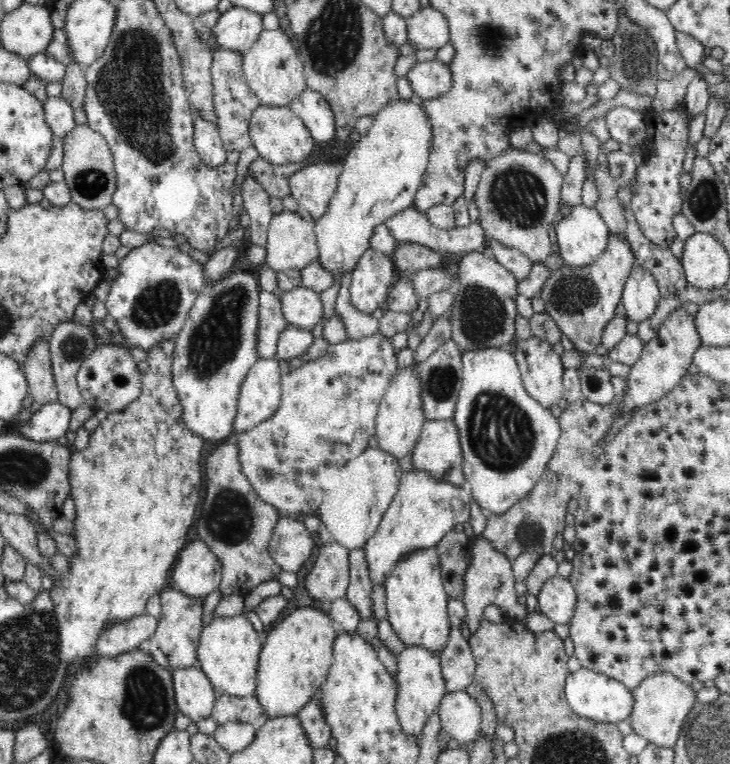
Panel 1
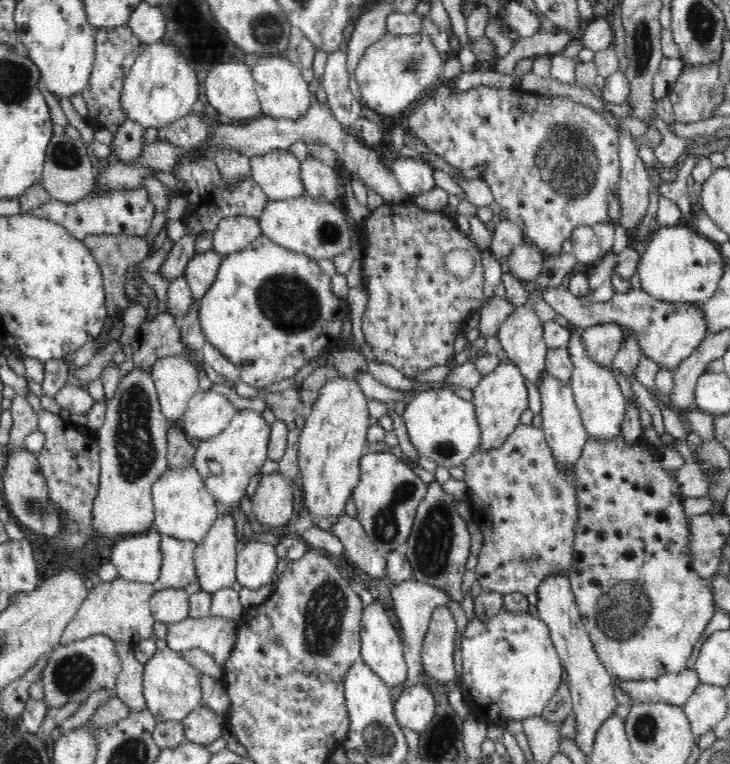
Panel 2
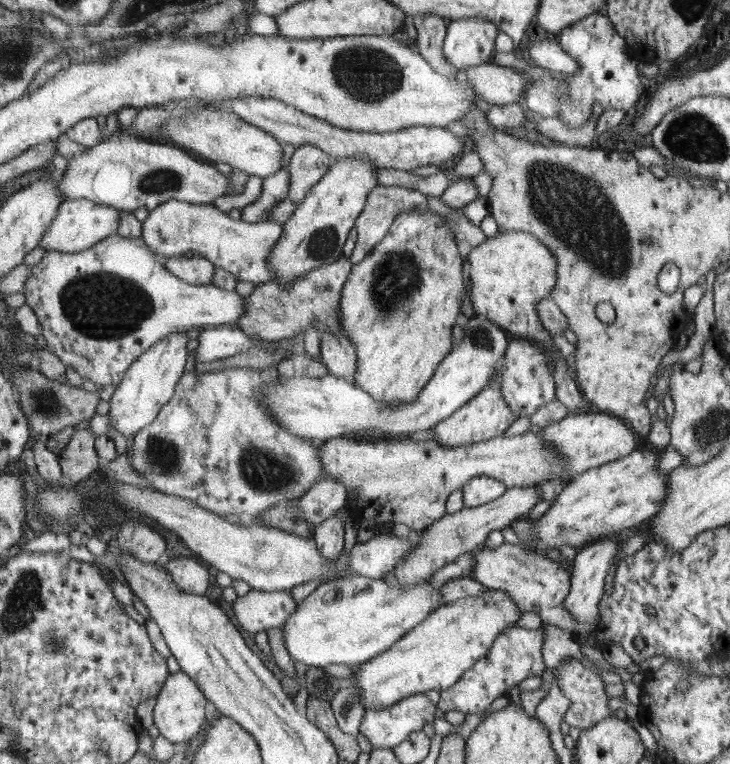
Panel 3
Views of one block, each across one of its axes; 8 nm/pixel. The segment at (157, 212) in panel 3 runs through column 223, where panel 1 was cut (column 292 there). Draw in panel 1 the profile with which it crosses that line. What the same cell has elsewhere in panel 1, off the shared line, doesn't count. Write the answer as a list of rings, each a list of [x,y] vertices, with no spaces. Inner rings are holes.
[[[297,212],[273,213],[267,226],[265,263],[275,272],[302,270],[317,261],[318,243],[313,224]]]

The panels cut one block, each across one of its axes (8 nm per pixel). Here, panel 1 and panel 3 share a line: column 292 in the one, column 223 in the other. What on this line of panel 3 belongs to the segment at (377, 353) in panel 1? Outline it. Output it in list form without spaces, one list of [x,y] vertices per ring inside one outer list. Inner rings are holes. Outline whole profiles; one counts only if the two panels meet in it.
[[[276,364],[263,369],[253,369],[252,367],[215,367],[204,372],[186,373],[181,378],[181,381],[178,382],[177,392],[173,394],[173,399],[161,410],[157,415],[157,419],[134,435],[133,448],[130,448],[132,466],[146,480],[150,481],[151,486],[156,491],[186,498],[197,503],[198,506],[205,507],[206,510],[213,511],[221,516],[250,514],[250,516],[256,518],[273,506],[303,497],[313,484],[324,478],[323,462],[319,453],[319,445],[322,442],[304,438],[287,431],[276,419],[270,416],[268,409],[262,406],[262,402],[260,402],[261,386],[267,386],[269,384],[267,380],[275,380],[275,378],[279,378]]]

